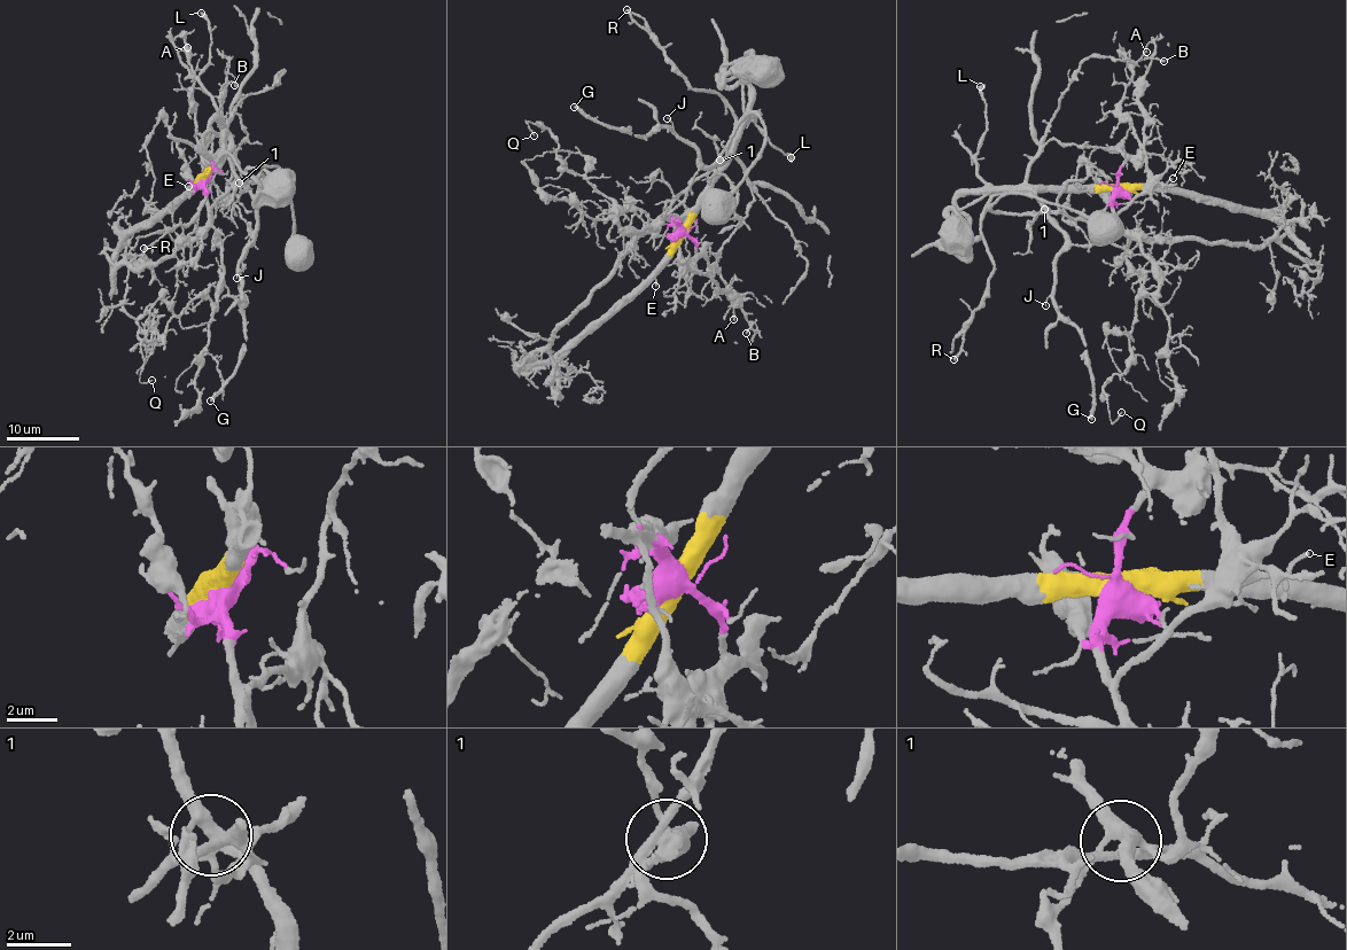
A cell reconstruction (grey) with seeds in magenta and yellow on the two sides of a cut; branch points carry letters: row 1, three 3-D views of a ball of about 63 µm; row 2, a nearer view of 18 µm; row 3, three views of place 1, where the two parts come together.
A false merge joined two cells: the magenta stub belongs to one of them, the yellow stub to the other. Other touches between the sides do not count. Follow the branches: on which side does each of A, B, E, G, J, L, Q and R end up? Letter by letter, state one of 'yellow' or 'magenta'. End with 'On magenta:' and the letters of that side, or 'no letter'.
A: magenta
B: magenta
E: yellow
G: yellow
J: yellow
L: yellow
Q: magenta
R: yellow
On magenta: A, B, Q

